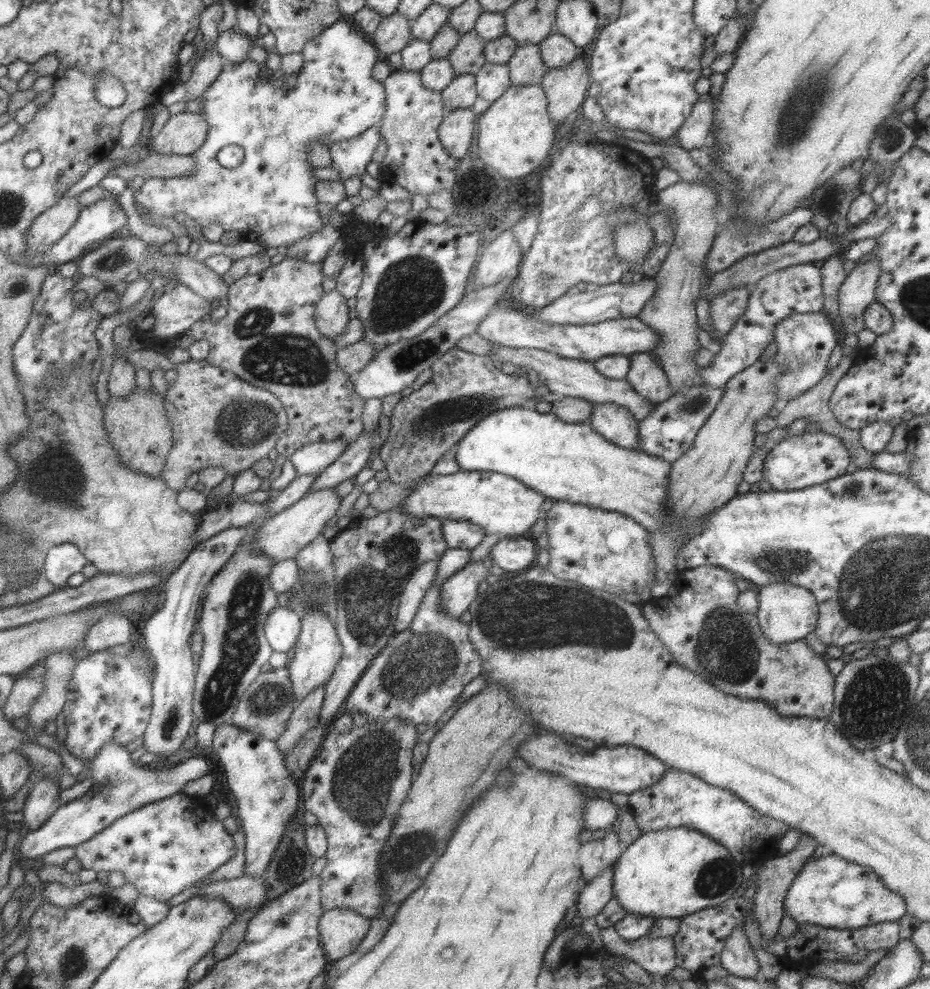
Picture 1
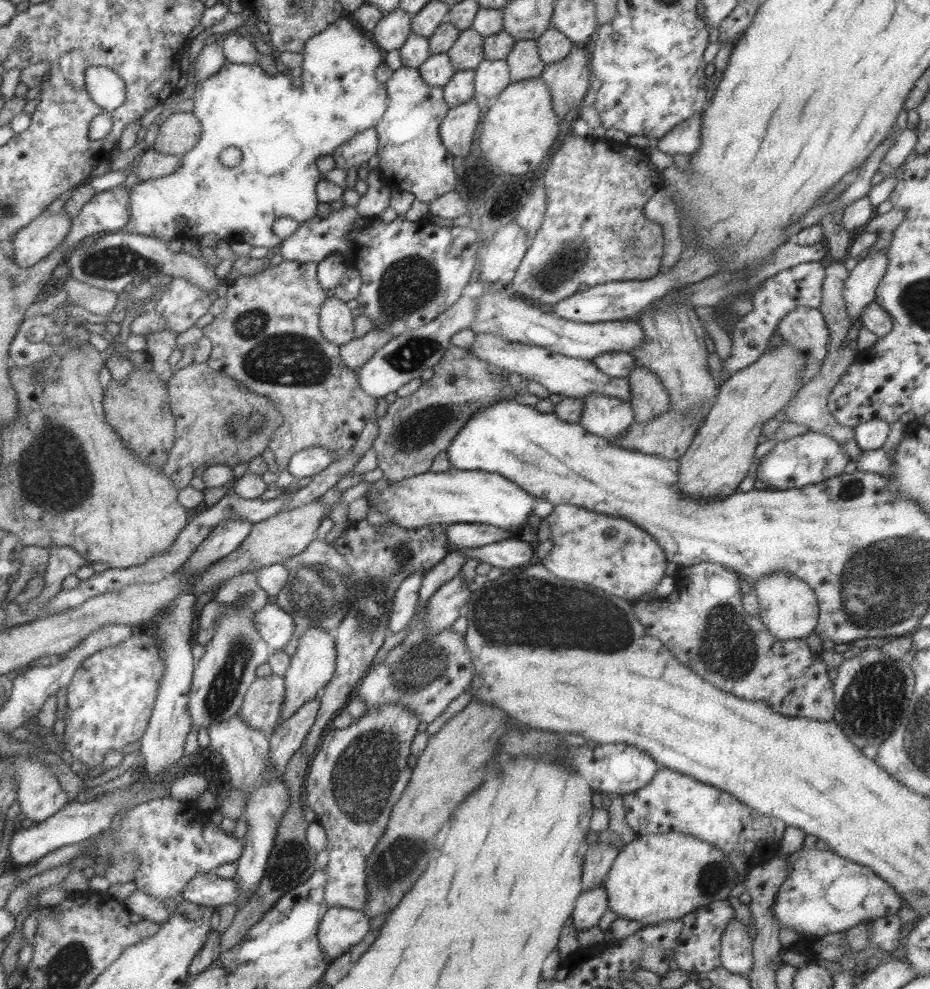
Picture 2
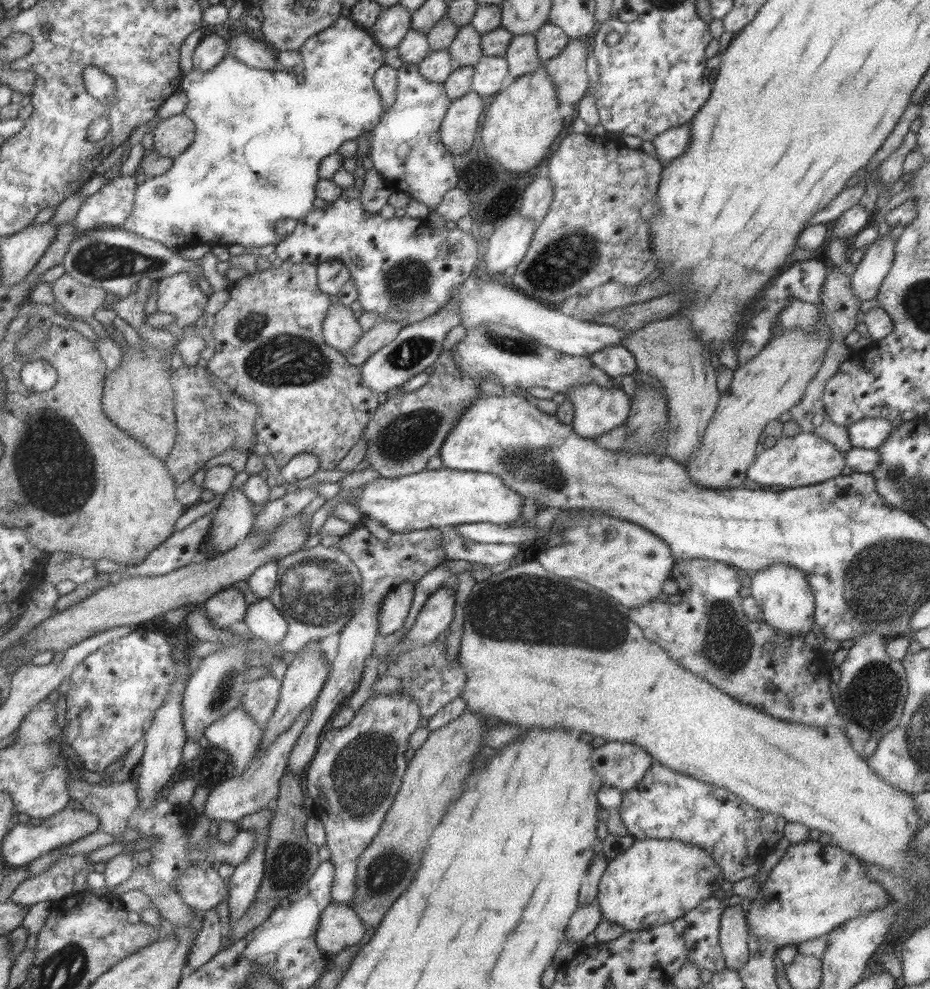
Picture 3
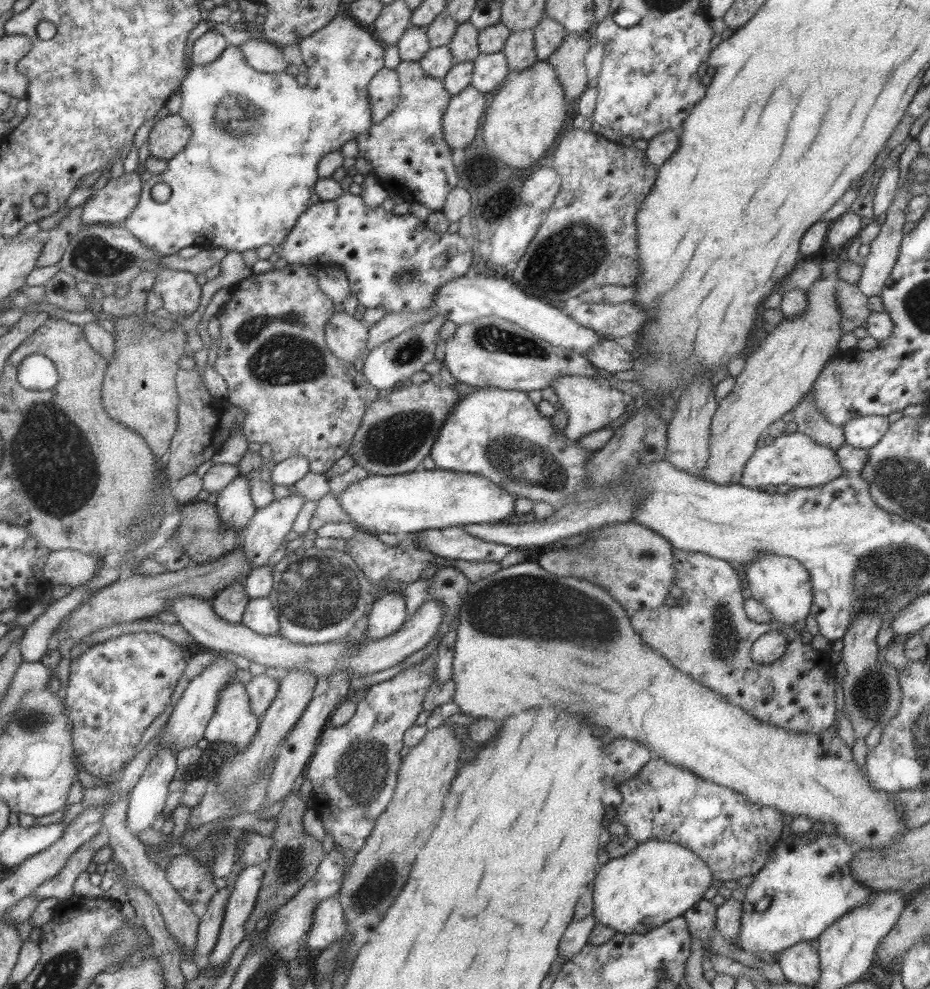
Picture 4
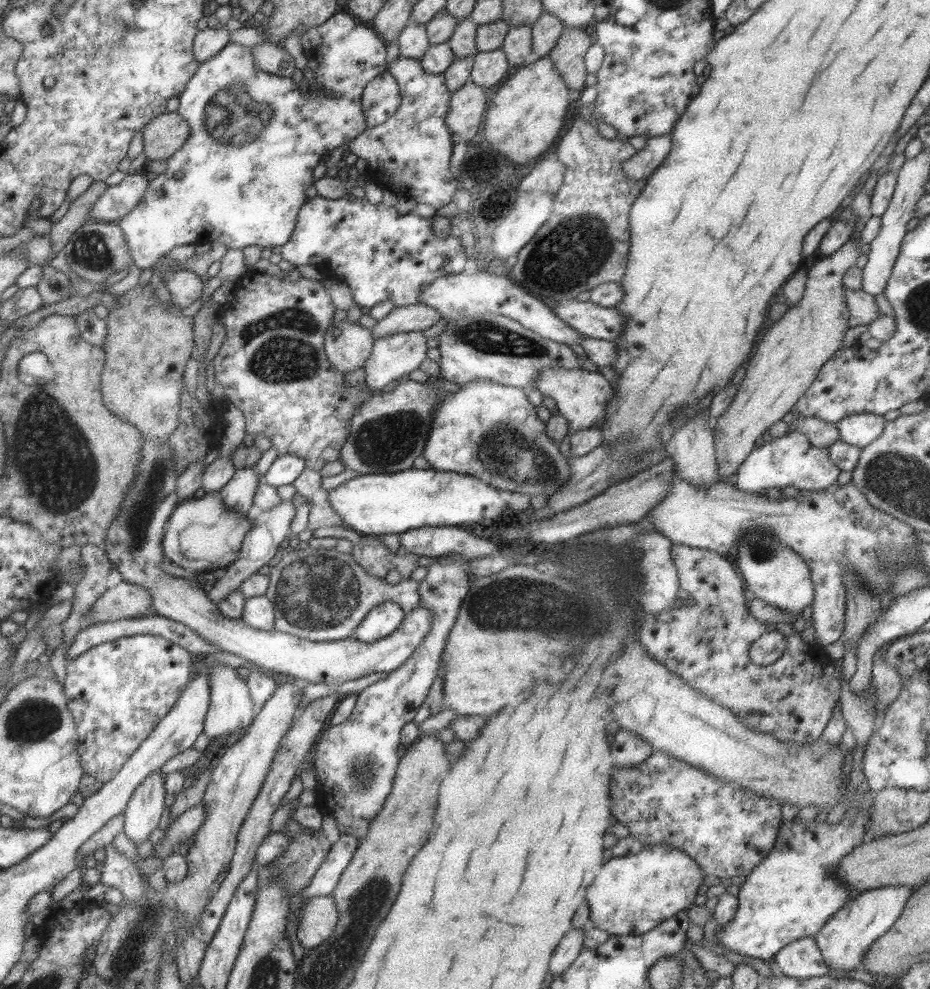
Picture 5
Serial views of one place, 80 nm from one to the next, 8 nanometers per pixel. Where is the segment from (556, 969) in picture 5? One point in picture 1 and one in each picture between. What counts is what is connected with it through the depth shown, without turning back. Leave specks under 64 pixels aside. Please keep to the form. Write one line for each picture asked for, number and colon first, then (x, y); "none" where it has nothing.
1: (593, 896)
2: (590, 905)
3: (585, 918)
4: (574, 938)

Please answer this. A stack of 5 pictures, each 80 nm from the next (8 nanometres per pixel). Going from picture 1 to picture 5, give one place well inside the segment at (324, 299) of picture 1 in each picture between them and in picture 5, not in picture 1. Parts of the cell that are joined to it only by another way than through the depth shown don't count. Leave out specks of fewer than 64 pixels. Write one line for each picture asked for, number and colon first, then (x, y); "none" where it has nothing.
2: (336, 325)
3: (340, 330)
4: (346, 338)
5: (347, 345)

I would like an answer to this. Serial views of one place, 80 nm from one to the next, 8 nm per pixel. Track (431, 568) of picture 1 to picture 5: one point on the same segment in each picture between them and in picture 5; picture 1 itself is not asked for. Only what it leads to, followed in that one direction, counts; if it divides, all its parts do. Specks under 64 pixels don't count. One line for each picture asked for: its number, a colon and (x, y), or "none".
2: (404, 602)
3: (394, 609)
4: (385, 616)
5: (383, 619)

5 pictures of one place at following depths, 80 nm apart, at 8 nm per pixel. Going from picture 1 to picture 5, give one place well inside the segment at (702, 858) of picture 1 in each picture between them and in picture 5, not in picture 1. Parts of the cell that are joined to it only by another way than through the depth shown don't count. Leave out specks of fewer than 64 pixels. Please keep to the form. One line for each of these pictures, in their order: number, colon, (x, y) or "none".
2: (654, 877)
3: (653, 882)
4: (657, 881)
5: (631, 894)

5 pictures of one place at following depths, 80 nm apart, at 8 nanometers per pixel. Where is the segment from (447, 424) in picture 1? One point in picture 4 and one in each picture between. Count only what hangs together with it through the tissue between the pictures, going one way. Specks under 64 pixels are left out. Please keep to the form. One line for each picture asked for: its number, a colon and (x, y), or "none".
2: (414, 429)
3: (402, 433)
4: (396, 431)

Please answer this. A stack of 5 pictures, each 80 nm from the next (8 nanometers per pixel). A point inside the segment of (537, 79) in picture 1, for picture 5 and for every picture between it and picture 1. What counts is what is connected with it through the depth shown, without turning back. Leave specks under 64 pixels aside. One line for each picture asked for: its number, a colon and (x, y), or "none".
2: (523, 61)
3: (521, 55)
4: (519, 47)
5: (517, 44)

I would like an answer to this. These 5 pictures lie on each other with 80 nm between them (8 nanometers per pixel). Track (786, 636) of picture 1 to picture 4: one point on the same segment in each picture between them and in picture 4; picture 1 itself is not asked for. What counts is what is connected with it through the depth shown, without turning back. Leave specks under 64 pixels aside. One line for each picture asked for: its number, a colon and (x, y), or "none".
2: (788, 609)
3: (787, 604)
4: (780, 583)

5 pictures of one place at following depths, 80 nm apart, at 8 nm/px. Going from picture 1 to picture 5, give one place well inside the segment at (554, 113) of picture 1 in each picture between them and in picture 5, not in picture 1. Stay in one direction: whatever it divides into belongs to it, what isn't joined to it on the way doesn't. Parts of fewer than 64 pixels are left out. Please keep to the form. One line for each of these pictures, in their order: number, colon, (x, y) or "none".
2: (568, 79)
3: (567, 69)
4: (566, 60)
5: (567, 55)

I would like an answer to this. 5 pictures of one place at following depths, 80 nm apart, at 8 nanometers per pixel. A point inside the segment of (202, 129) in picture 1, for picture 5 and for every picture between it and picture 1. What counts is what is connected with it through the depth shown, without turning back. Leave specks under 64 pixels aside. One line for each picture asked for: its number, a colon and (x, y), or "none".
2: (180, 132)
3: (171, 136)
4: (169, 135)
5: (162, 136)

